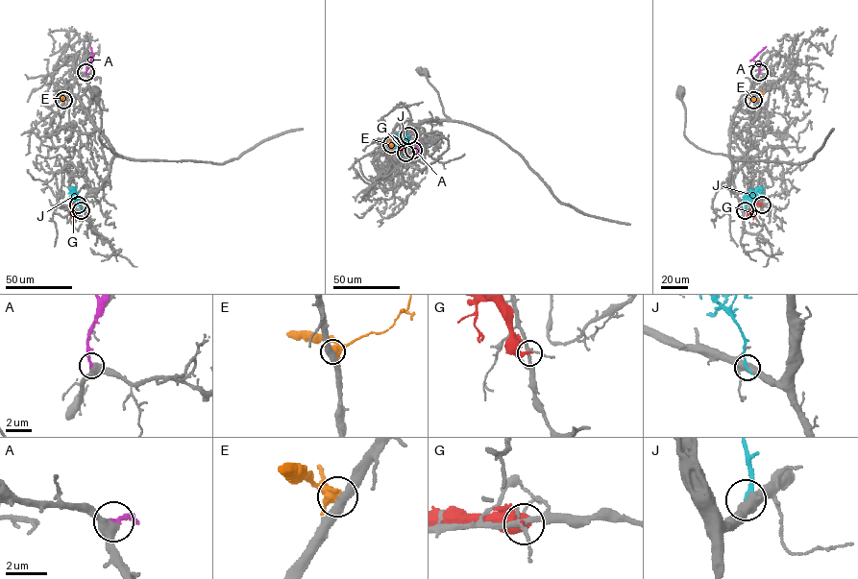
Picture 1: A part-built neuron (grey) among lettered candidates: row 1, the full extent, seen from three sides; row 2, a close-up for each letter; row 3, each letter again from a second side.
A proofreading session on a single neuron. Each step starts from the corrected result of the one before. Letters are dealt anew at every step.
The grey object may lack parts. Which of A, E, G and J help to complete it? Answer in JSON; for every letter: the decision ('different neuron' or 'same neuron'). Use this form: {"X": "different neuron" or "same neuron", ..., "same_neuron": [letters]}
{"A": "same neuron", "E": "different neuron", "G": "different neuron", "J": "different neuron", "same_neuron": ["A"]}

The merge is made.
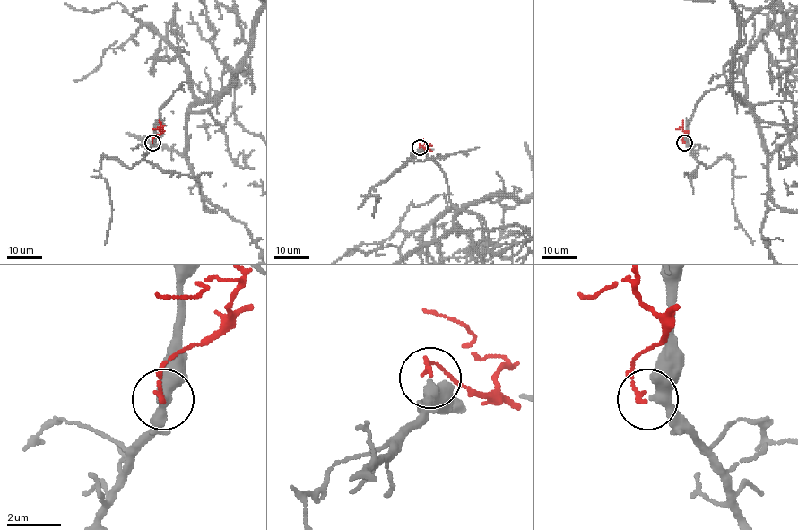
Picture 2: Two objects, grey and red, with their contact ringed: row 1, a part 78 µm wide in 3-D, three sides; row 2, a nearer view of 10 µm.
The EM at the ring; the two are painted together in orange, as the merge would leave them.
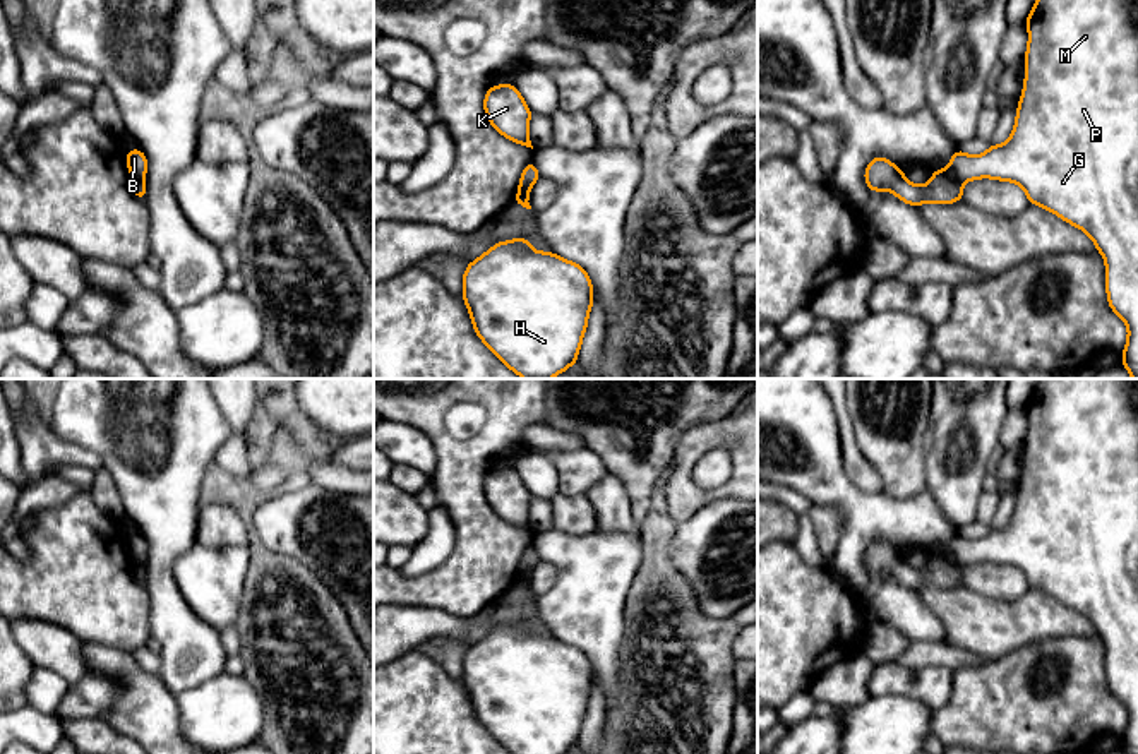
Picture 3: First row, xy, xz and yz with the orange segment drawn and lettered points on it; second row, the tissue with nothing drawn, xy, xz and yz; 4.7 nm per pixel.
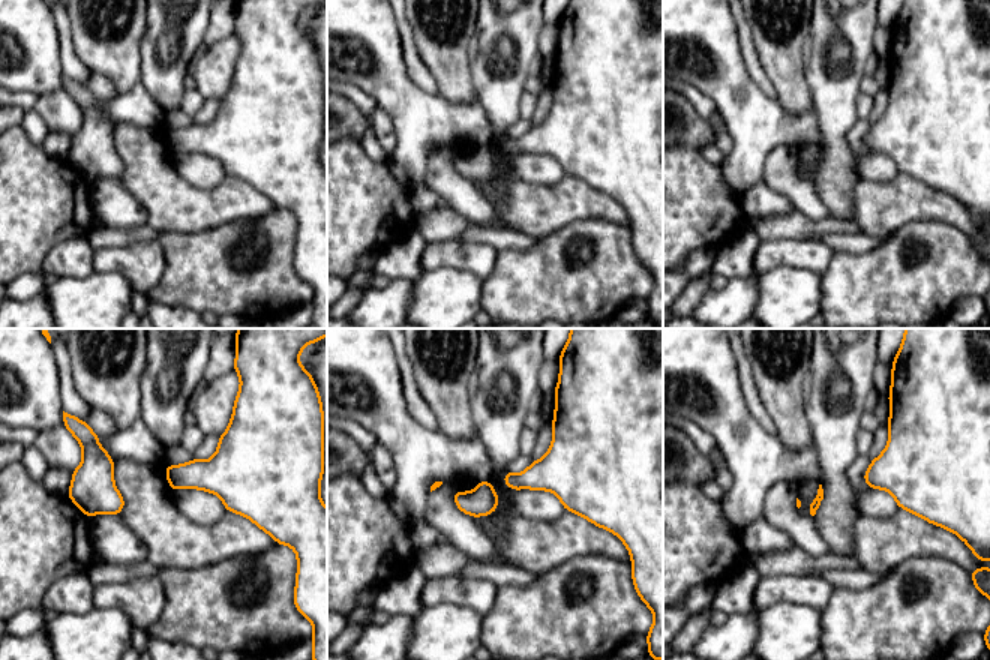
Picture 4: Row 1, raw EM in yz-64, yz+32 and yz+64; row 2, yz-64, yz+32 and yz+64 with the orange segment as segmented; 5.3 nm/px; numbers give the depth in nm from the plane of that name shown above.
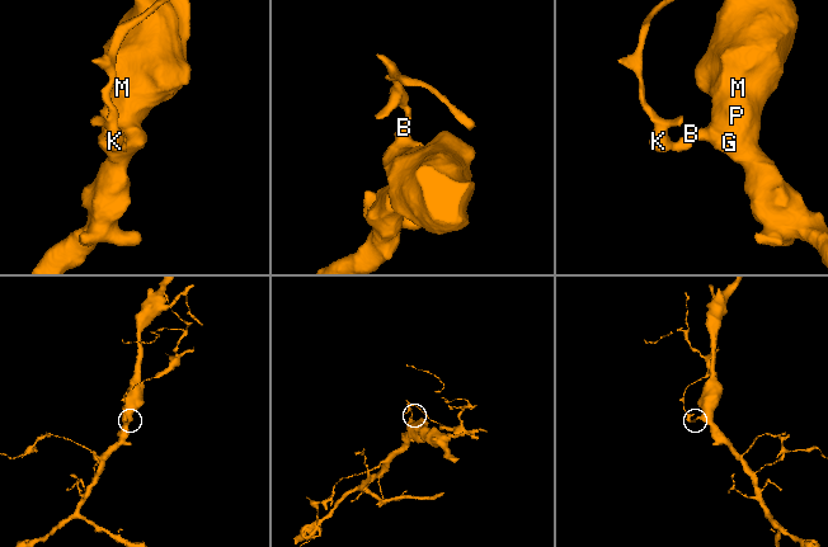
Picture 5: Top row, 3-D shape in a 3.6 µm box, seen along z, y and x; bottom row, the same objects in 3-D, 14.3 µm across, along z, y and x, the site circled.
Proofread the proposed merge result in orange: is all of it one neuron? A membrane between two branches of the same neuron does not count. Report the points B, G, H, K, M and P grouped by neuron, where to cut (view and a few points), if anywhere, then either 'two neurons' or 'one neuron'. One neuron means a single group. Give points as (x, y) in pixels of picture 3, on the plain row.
B G H M P / K; cut in yz along (946, 554), (962, 566); two neurons

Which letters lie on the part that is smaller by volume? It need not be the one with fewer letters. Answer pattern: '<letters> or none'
K

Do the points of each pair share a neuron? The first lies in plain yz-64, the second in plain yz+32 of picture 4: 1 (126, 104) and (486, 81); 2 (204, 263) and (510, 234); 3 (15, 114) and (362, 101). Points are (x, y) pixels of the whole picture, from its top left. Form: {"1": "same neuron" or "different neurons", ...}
{"1": "different neurons", "2": "different neurons", "3": "different neurons"}

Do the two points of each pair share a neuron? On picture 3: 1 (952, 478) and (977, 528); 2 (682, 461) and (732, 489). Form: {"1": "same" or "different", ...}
{"1": "different", "2": "same"}

